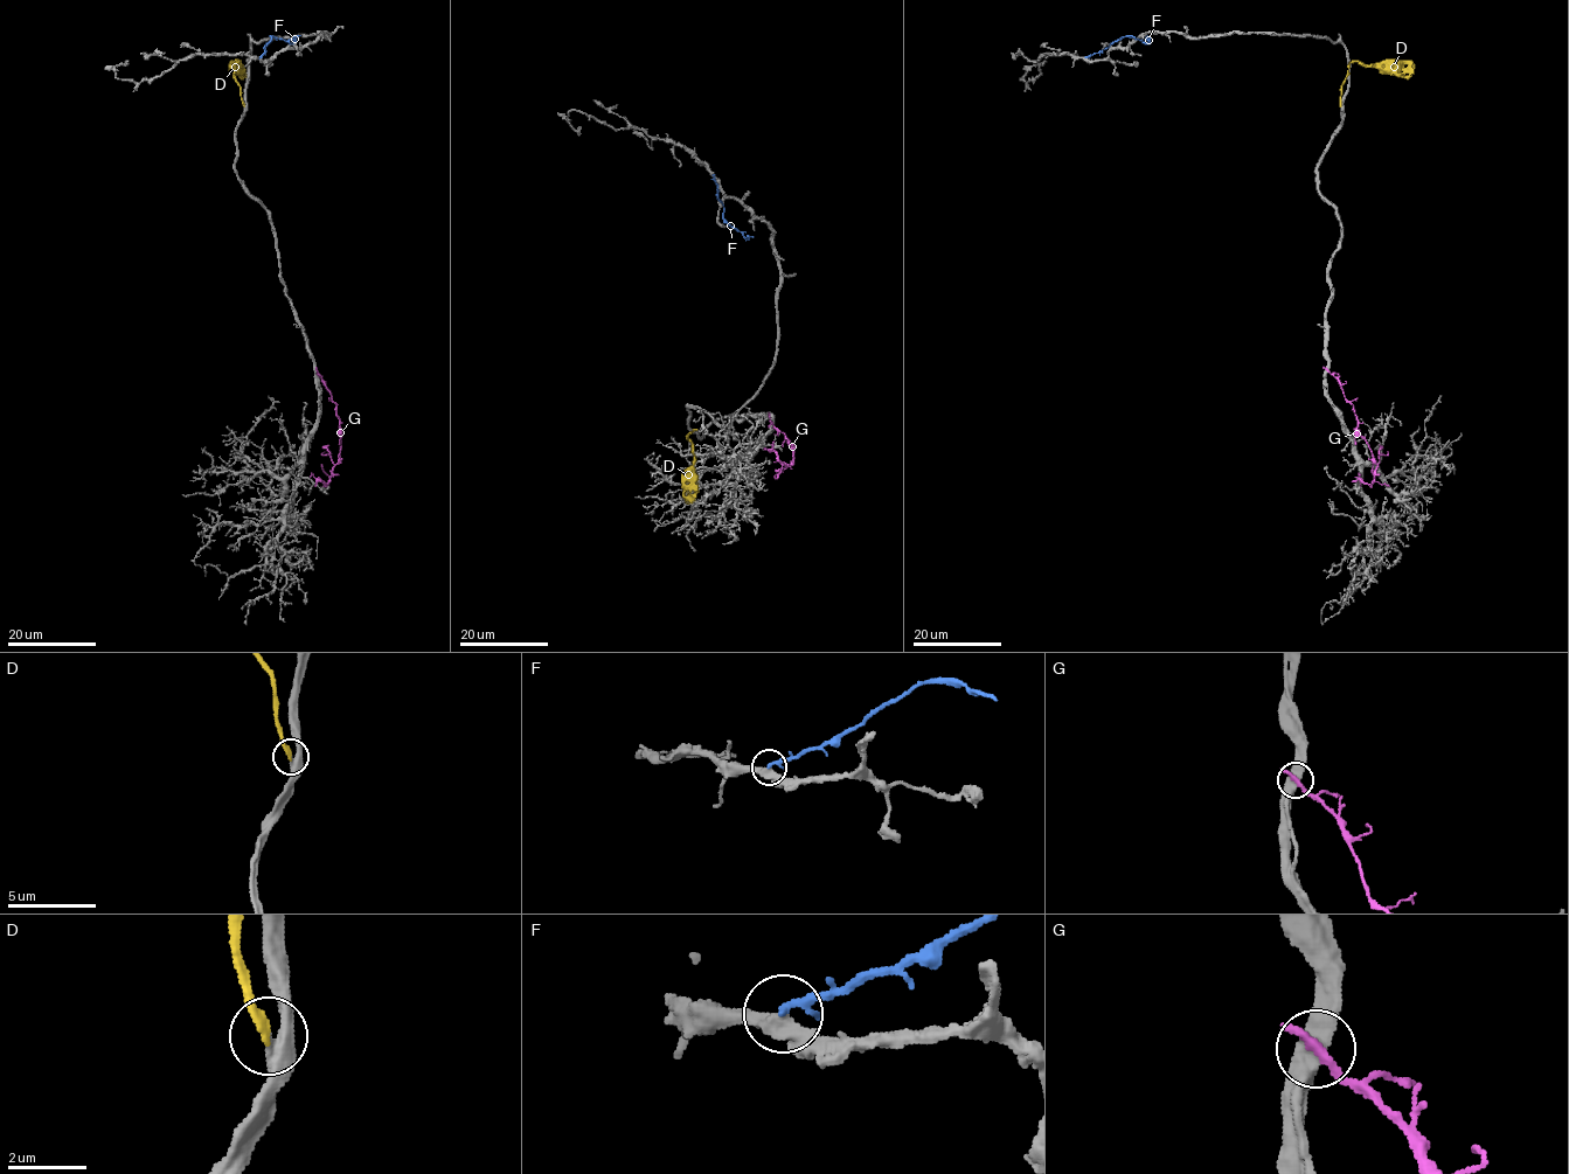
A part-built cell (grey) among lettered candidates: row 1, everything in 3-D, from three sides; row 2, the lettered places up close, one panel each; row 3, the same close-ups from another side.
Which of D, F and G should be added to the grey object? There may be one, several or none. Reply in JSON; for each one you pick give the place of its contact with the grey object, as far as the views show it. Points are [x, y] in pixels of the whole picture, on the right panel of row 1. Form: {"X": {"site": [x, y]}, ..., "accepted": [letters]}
{"D": {"site": [1340, 105]}, "accepted": ["D"]}

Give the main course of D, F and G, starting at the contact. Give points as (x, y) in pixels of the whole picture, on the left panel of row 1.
D: (244, 105), (234, 75), (234, 64), (238, 61), (241, 64), (234, 69), (235, 64)
F: (261, 57), (270, 36), (291, 42), (300, 35)
G: (317, 370), (337, 405), (340, 451), (327, 484), (310, 477)

